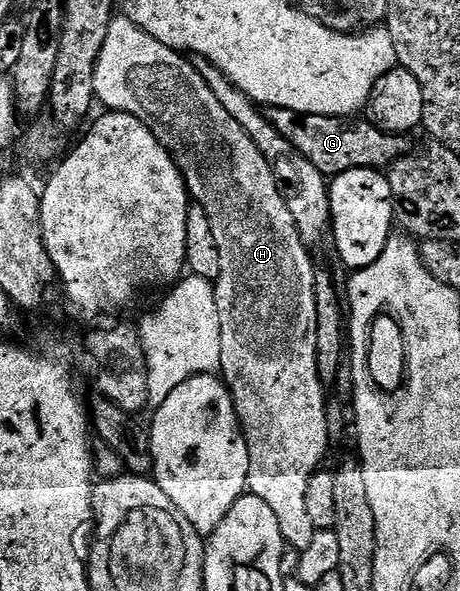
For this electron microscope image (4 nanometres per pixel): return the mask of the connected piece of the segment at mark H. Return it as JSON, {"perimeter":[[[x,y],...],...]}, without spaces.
{"perimeter":[[[114,16],[113,22],[109,25],[107,37],[103,39],[103,49],[99,51],[95,63],[93,95],[100,104],[101,101],[105,104],[106,110],[135,115],[135,119],[139,119],[153,132],[155,139],[159,139],[161,146],[173,156],[174,163],[184,175],[185,187],[189,191],[190,198],[203,207],[203,211],[211,221],[211,235],[215,235],[215,247],[219,247],[219,279],[213,286],[215,303],[219,307],[219,335],[221,336],[219,373],[225,386],[229,388],[229,394],[249,448],[251,467],[249,468],[248,492],[263,499],[263,503],[267,503],[267,507],[275,511],[275,519],[279,519],[279,531],[283,535],[286,546],[293,548],[294,545],[295,550],[302,551],[310,546],[315,532],[311,518],[307,516],[307,483],[311,475],[322,468],[321,460],[324,459],[325,452],[330,452],[331,446],[328,443],[327,415],[325,414],[327,389],[319,379],[319,367],[315,355],[315,264],[313,265],[312,259],[309,258],[310,250],[303,243],[295,227],[295,219],[291,219],[291,211],[287,211],[287,203],[279,178],[273,166],[269,164],[269,160],[263,155],[263,151],[259,151],[259,147],[251,143],[251,135],[247,135],[247,131],[243,131],[243,127],[239,127],[239,123],[231,119],[231,111],[227,111],[227,107],[223,107],[223,103],[215,99],[215,91],[207,87],[203,75],[199,75],[196,64],[188,56],[159,43],[159,39],[147,35],[147,31],[143,31],[127,16]]]}

